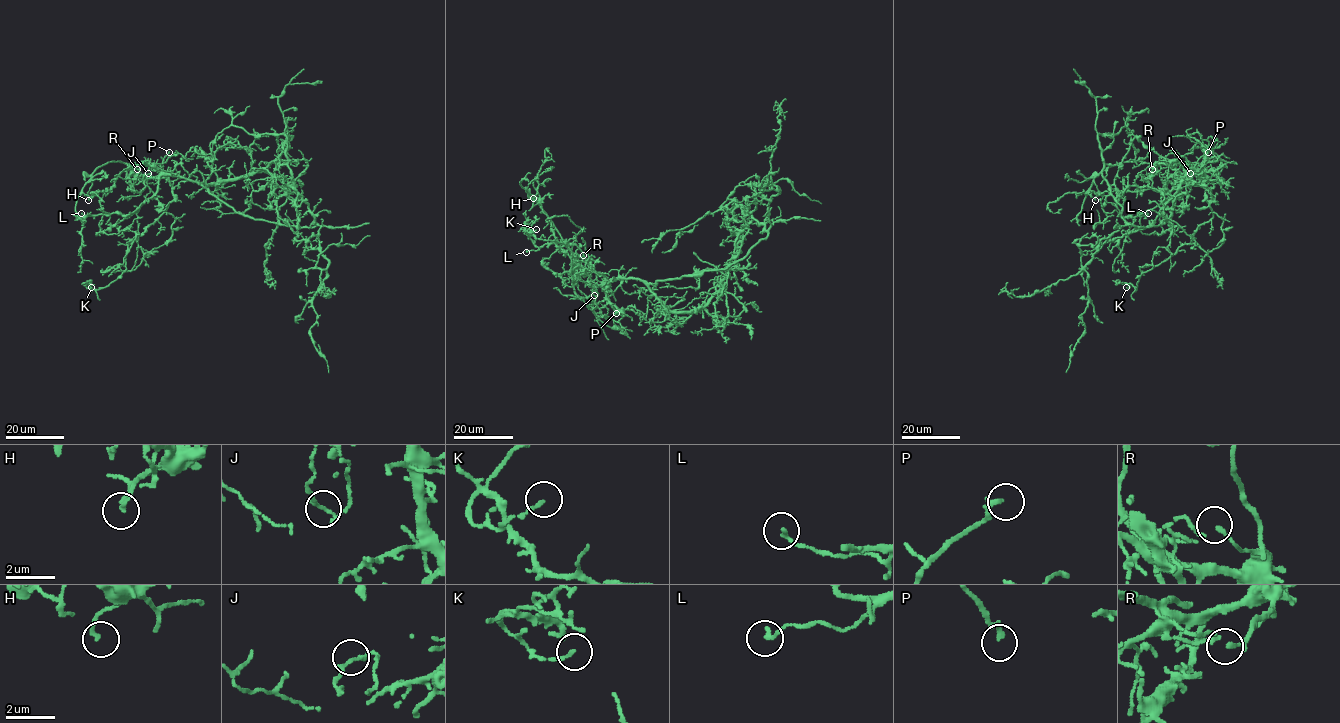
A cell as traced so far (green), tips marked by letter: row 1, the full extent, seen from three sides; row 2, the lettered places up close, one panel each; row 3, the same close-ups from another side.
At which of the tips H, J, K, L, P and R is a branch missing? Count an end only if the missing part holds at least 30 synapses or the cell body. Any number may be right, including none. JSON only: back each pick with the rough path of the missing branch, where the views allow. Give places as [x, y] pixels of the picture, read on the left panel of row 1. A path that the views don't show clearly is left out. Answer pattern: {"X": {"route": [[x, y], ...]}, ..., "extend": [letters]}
{"extend": []}

